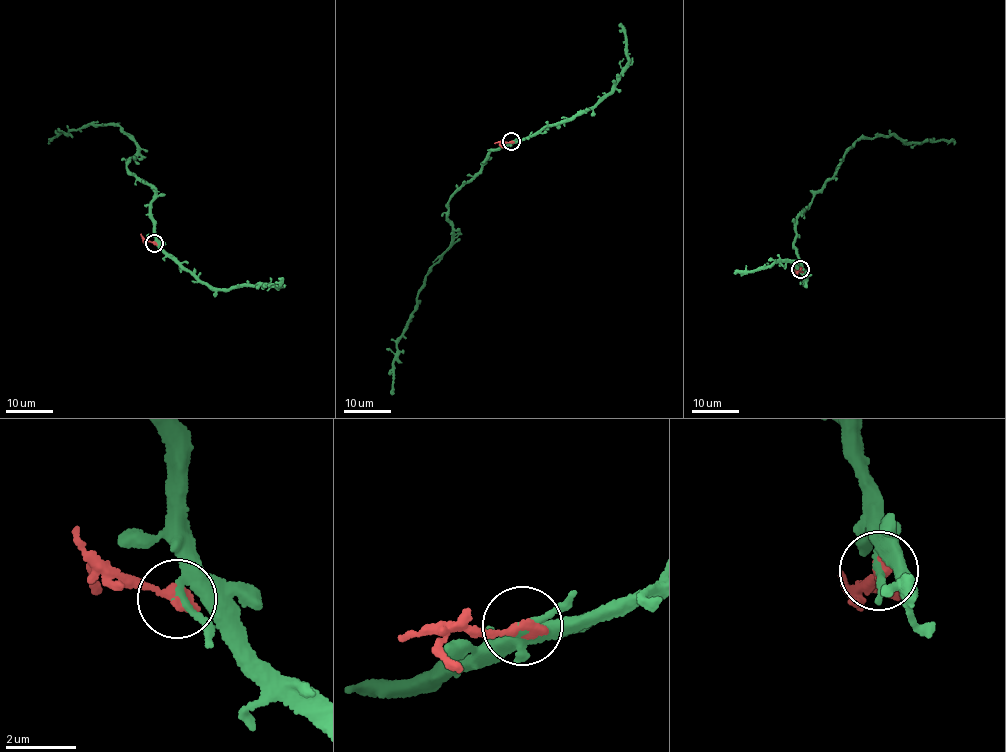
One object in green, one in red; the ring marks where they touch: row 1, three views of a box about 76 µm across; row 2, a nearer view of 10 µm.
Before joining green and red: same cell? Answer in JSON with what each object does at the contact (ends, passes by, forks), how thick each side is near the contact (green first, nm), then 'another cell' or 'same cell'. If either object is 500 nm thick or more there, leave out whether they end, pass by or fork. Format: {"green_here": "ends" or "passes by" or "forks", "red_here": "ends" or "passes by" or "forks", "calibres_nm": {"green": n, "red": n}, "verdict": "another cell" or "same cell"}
{"green_here": "passes by", "red_here": "ends", "calibres_nm": {"green": 280, "red": 360}, "verdict": "another cell"}

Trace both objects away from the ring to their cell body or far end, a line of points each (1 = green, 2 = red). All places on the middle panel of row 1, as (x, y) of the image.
1: (511, 141), (492, 151), (478, 172), (447, 204), (452, 240), (426, 277), (413, 316), (398, 343), (392, 392)
2: (511, 141), (494, 143)

